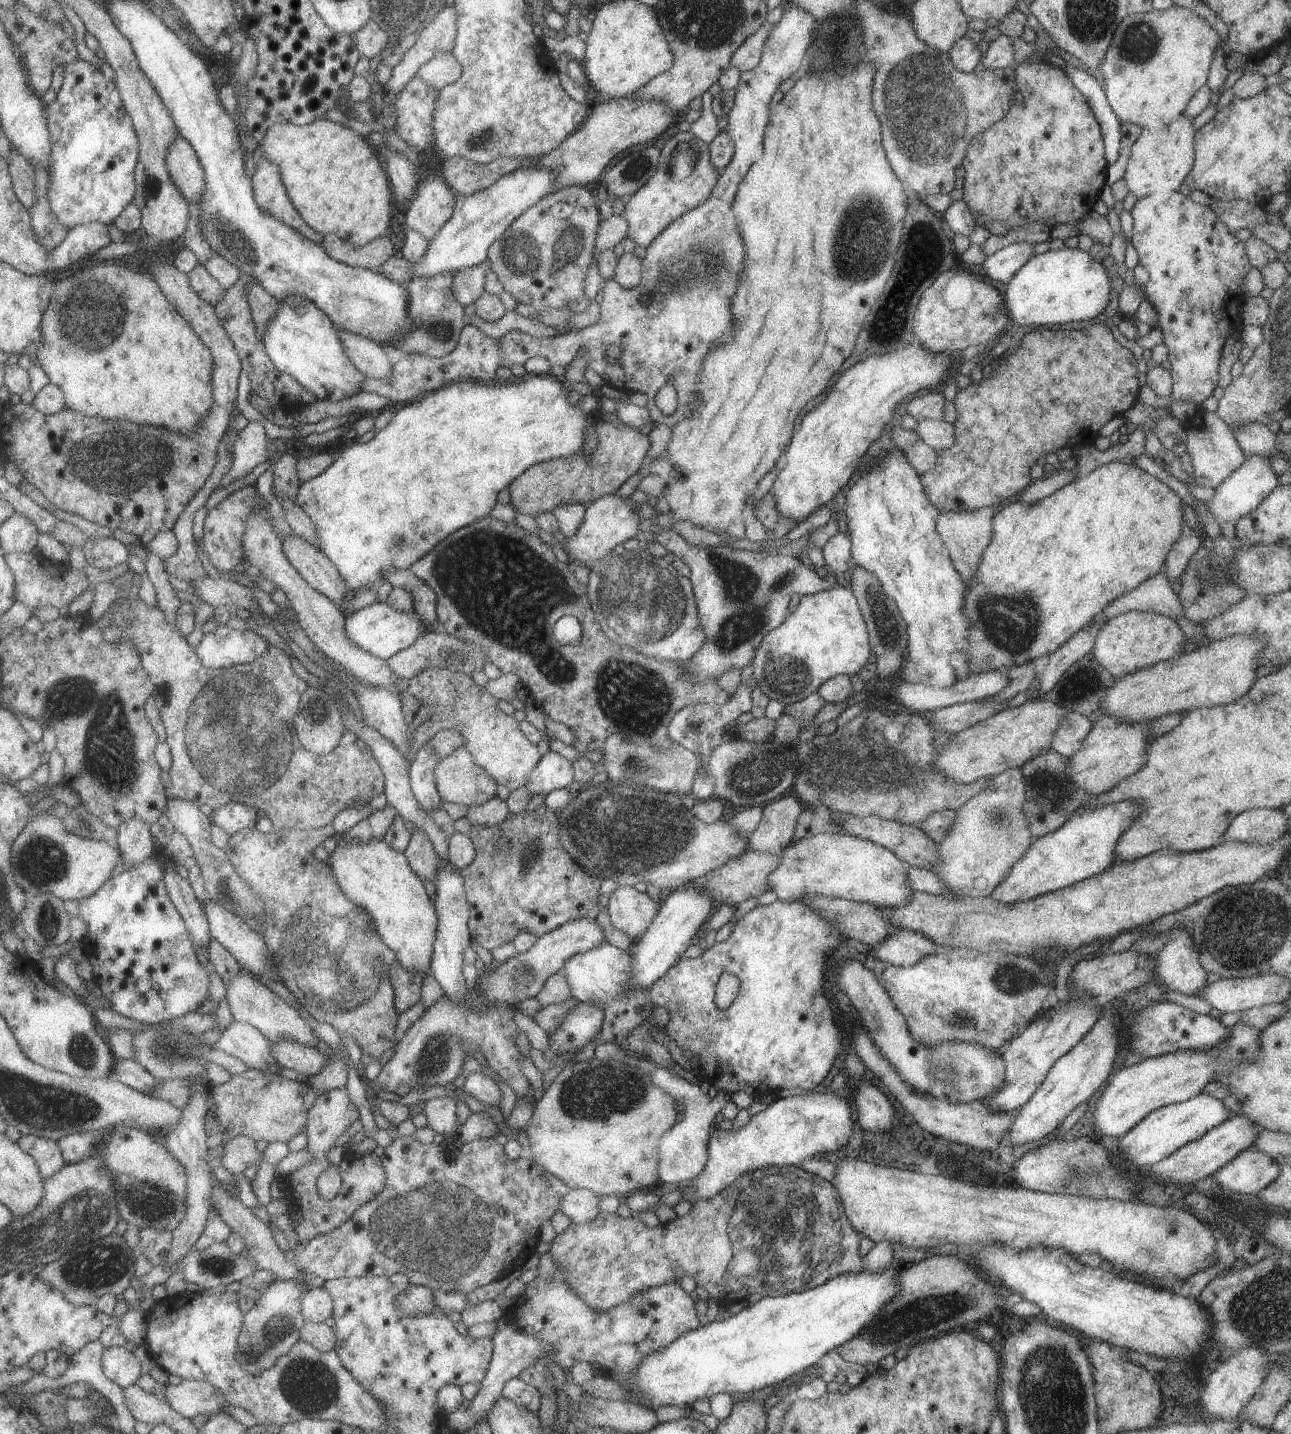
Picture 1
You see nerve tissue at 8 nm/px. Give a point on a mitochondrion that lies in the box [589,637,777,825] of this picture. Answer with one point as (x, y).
(640, 768)

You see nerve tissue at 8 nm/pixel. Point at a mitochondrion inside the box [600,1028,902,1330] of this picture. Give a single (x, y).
(791, 1232)

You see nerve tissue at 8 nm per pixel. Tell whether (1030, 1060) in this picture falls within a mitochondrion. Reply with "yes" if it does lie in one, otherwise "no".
no

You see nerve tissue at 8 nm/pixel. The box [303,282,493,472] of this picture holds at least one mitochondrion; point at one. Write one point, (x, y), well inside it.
(439, 331)

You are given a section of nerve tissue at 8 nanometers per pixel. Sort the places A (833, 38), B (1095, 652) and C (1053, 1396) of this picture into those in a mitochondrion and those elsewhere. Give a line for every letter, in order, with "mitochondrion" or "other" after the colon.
A: mitochondrion
B: other
C: mitochondrion

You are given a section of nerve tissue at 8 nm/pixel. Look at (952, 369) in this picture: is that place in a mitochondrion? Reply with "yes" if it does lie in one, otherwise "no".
no

